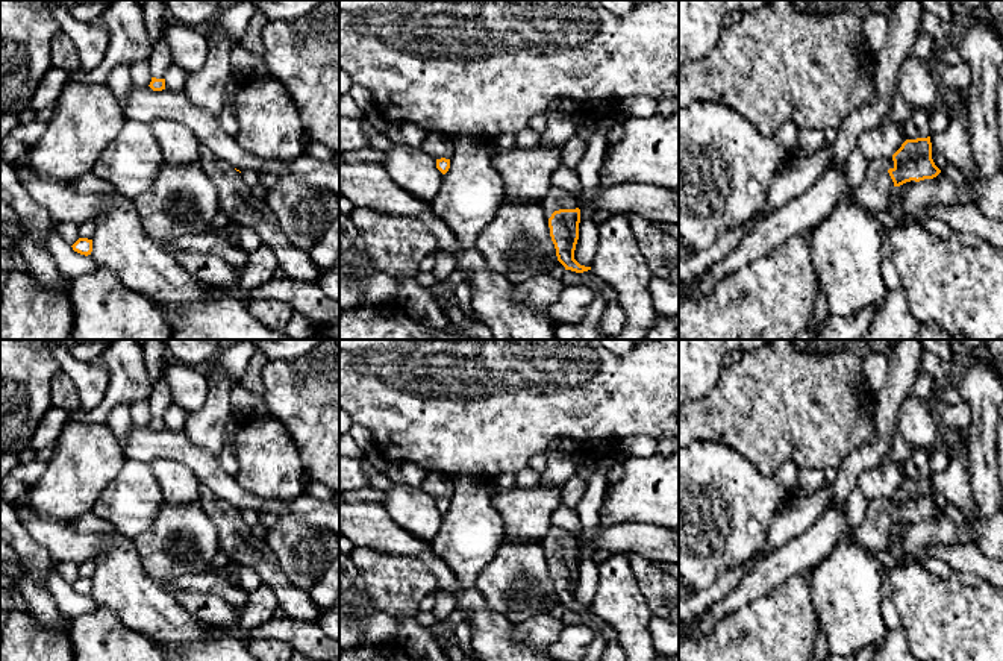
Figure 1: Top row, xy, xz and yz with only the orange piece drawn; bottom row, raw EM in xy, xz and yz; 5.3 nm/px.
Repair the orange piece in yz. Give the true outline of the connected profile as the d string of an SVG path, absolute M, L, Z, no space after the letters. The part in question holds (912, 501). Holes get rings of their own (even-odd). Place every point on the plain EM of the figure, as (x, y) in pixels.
M930 476L906 479L891 497L868 502L856 540L868 550L885 552L891 532L906 522L933 518L941 512L932 499Z

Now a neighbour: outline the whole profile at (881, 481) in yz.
M877 464L861 475L858 487L868 500L873 500L876 497L892 497L903 482L905 465Z

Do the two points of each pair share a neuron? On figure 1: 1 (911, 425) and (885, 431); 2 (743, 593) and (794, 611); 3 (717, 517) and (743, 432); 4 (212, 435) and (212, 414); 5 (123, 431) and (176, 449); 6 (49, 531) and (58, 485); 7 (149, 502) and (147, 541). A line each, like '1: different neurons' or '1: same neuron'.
1: different neurons
2: different neurons
3: different neurons
4: same neuron
5: different neurons
6: different neurons
7: different neurons

